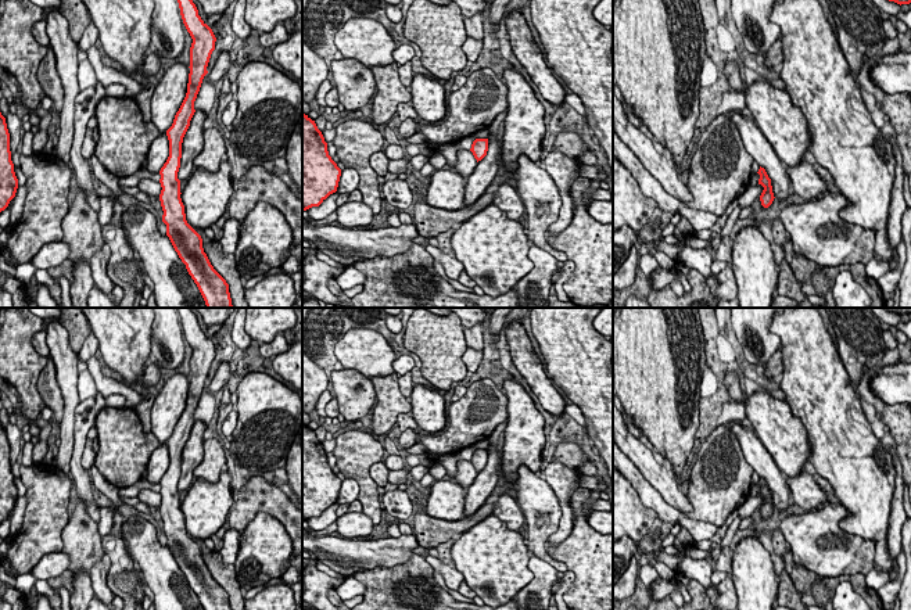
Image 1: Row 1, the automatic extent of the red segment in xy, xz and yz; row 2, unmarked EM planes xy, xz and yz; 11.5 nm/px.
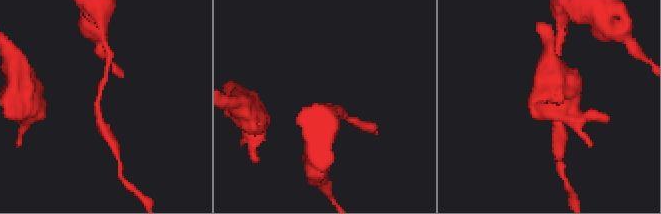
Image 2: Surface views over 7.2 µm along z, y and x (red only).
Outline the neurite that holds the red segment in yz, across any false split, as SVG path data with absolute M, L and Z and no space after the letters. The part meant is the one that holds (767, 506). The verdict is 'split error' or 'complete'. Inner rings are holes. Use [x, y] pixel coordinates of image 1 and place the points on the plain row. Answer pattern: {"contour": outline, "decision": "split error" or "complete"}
{"contour": "M761 477L757 484L760 485L758 495L761 495L764 498L764 500L760 506L760 512L764 518L768 518L775 509L774 503L772 503L771 489L768 488L765 480Z", "decision": "complete"}

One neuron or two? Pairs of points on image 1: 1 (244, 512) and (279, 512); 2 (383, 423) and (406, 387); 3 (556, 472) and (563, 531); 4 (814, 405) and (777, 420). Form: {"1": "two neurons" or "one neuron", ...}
{"1": "one neuron", "2": "two neurons", "3": "one neuron", "4": "two neurons"}

